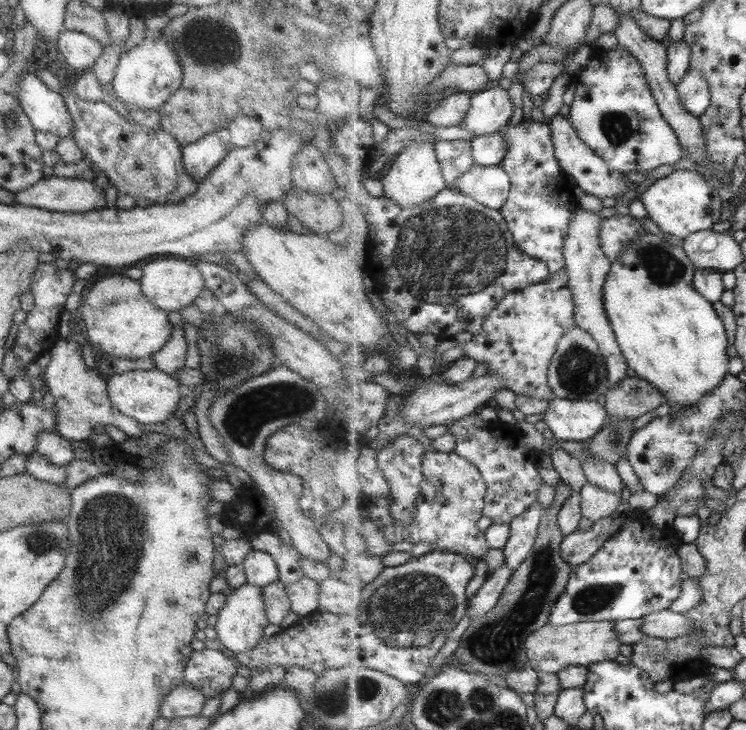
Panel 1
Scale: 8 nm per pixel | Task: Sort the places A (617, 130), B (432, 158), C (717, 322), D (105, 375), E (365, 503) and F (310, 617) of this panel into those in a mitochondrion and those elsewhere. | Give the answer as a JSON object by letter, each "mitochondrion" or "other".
{"A":"mitochondrion","B":"other","C":"other","D":"other","E":"other","F":"other"}

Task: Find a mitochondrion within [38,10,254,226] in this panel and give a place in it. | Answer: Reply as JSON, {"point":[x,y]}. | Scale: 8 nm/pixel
{"point":[210,42]}

